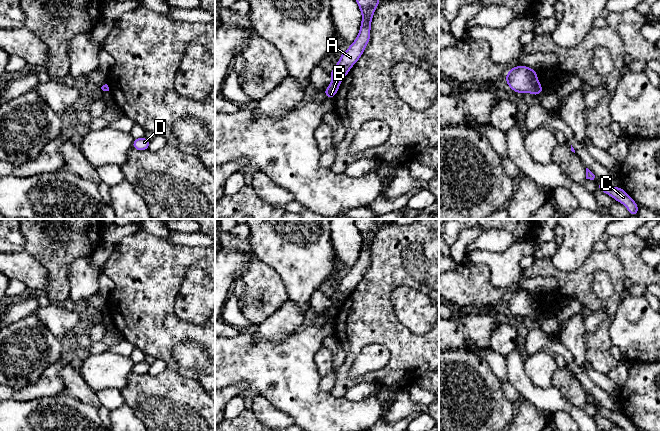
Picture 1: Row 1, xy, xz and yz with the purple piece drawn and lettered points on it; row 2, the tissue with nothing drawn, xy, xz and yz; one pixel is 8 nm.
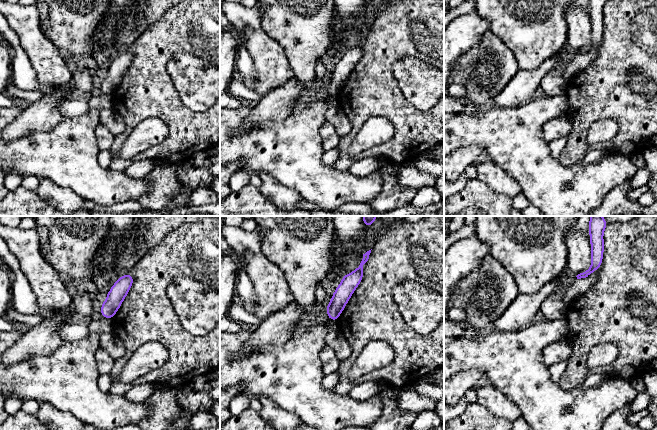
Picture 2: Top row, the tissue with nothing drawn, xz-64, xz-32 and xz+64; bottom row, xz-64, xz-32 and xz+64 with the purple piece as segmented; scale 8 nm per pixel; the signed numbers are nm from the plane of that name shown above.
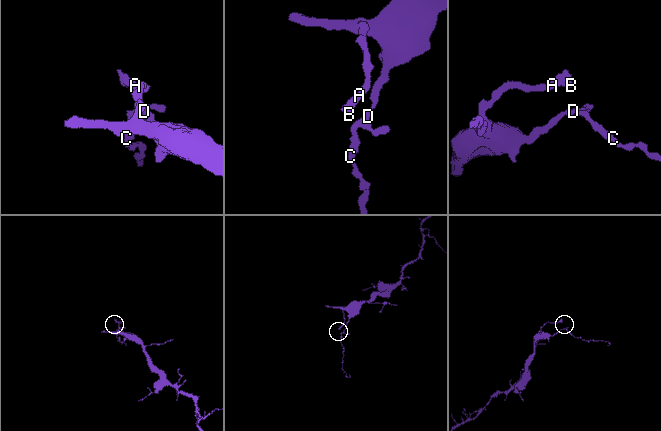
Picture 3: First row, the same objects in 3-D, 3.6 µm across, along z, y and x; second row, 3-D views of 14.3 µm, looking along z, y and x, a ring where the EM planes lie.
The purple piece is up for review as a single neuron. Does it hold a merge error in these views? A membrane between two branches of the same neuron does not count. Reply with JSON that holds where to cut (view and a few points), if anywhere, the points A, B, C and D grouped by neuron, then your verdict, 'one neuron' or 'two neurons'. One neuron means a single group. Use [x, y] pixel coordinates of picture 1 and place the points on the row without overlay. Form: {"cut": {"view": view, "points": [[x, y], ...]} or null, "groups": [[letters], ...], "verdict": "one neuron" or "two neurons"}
{"cut": null, "groups": [["A", "B", "C", "D"]], "verdict": "one neuron"}

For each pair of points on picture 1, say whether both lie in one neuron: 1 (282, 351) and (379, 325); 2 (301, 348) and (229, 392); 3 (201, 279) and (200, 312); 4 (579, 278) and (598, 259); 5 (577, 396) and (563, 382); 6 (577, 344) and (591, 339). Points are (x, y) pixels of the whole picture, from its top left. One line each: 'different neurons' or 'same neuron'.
1: different neurons
2: different neurons
3: same neuron
4: same neuron
5: same neuron
6: different neurons

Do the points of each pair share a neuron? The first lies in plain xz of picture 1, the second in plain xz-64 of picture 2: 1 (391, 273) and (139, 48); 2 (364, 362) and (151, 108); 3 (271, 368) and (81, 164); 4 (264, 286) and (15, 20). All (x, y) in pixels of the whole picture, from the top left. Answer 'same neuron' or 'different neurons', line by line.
1: same neuron
2: different neurons
3: same neuron
4: same neuron

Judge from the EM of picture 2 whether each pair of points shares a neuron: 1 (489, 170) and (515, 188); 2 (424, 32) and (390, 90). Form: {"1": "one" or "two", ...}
{"1": "one", "2": "one"}

